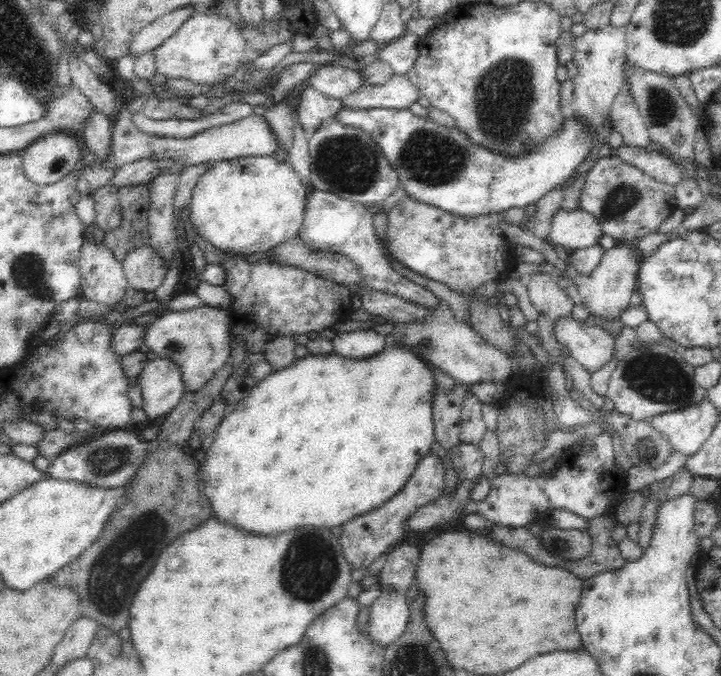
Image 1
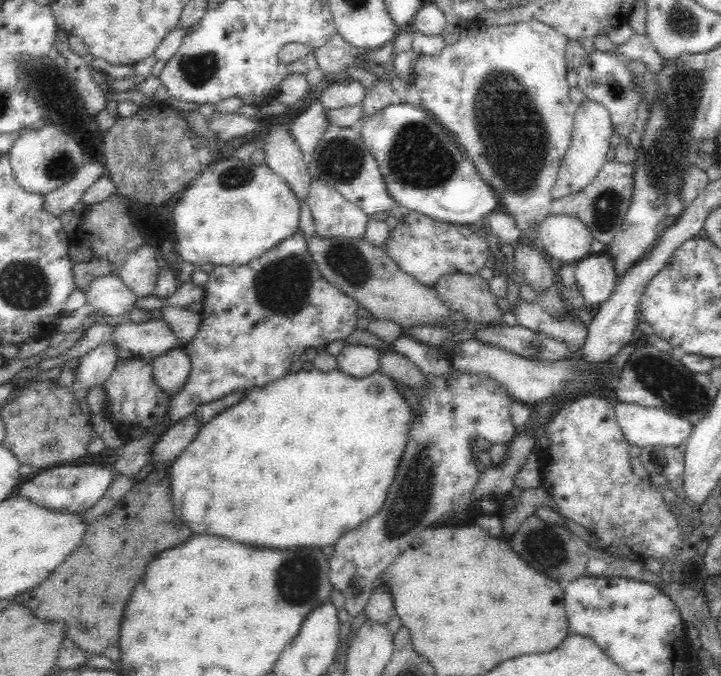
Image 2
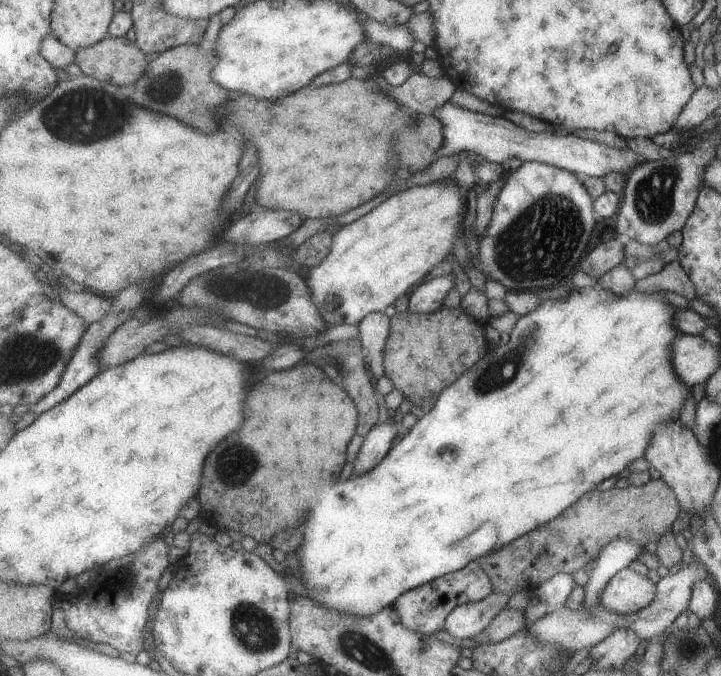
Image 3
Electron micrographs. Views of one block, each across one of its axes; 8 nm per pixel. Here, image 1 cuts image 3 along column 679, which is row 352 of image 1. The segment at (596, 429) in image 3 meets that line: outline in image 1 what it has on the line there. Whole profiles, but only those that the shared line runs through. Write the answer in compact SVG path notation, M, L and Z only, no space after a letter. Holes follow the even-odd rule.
M390 342L379 353L361 359L342 357L334 352L327 355L308 354L296 359L290 366L272 371L254 385L246 398L237 402L224 414L222 423L216 428L214 440L205 450L204 459L200 461L200 470L198 470L200 493L208 497L214 511L213 516L234 527L258 532L258 534L278 534L300 526L329 529L332 526L342 526L352 518L378 508L400 492L408 482L408 478L412 476L416 464L431 454L432 442L435 441L432 400L434 400L436 386L439 384L423 359L420 359L412 349L398 347Z

